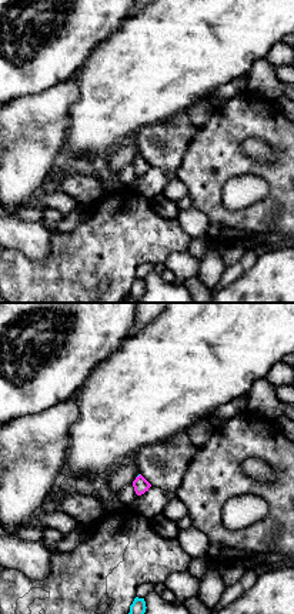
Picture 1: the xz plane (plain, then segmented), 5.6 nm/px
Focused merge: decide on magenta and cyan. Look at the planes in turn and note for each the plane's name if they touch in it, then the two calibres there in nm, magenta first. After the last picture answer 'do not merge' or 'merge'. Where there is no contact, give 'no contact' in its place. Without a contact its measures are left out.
xz | 90/20 nm

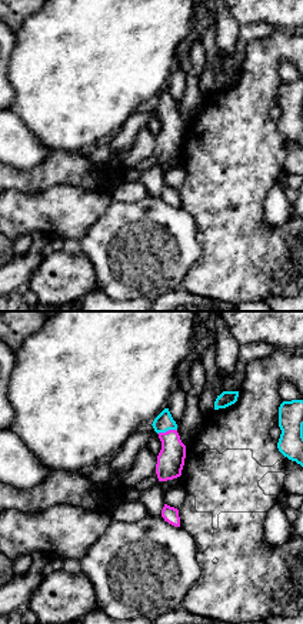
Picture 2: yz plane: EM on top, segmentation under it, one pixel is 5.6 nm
yz | 160/100 nm

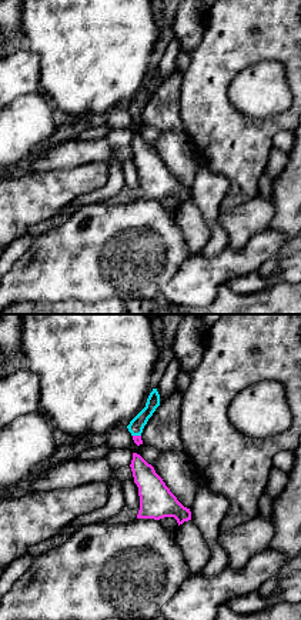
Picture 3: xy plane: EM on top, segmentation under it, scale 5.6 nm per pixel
xy | 50/90 nm

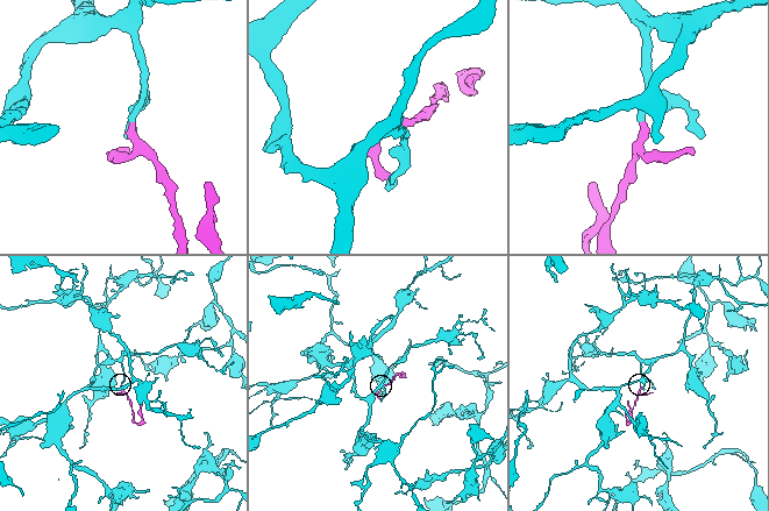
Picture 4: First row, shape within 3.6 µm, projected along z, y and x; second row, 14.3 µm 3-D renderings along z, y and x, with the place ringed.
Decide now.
merge

